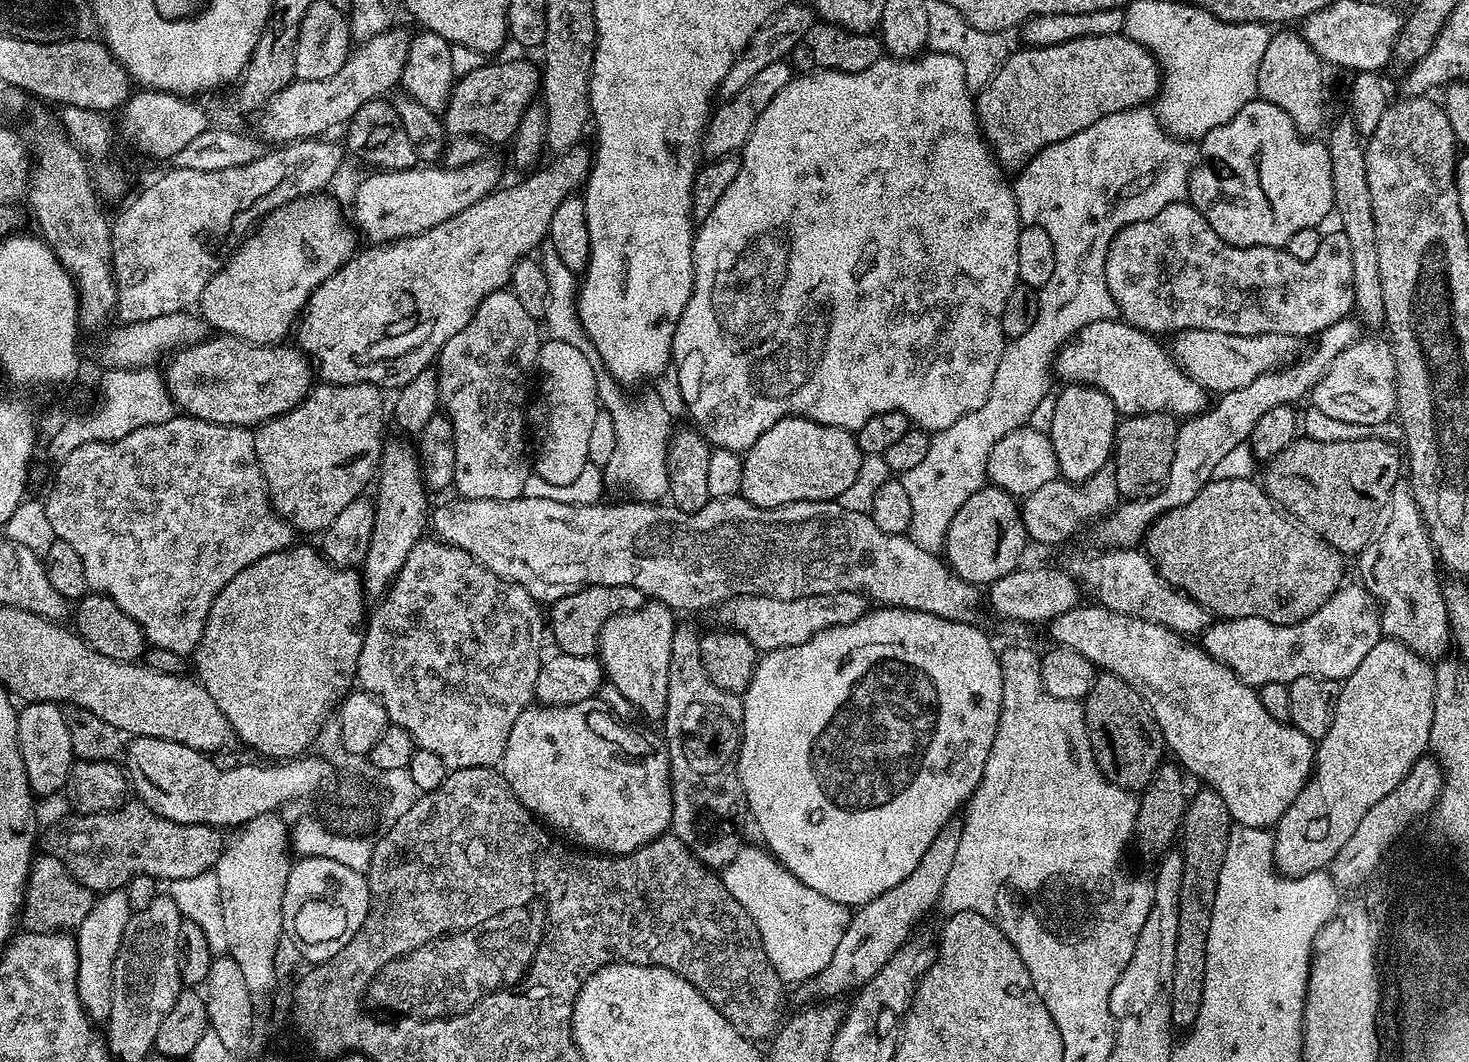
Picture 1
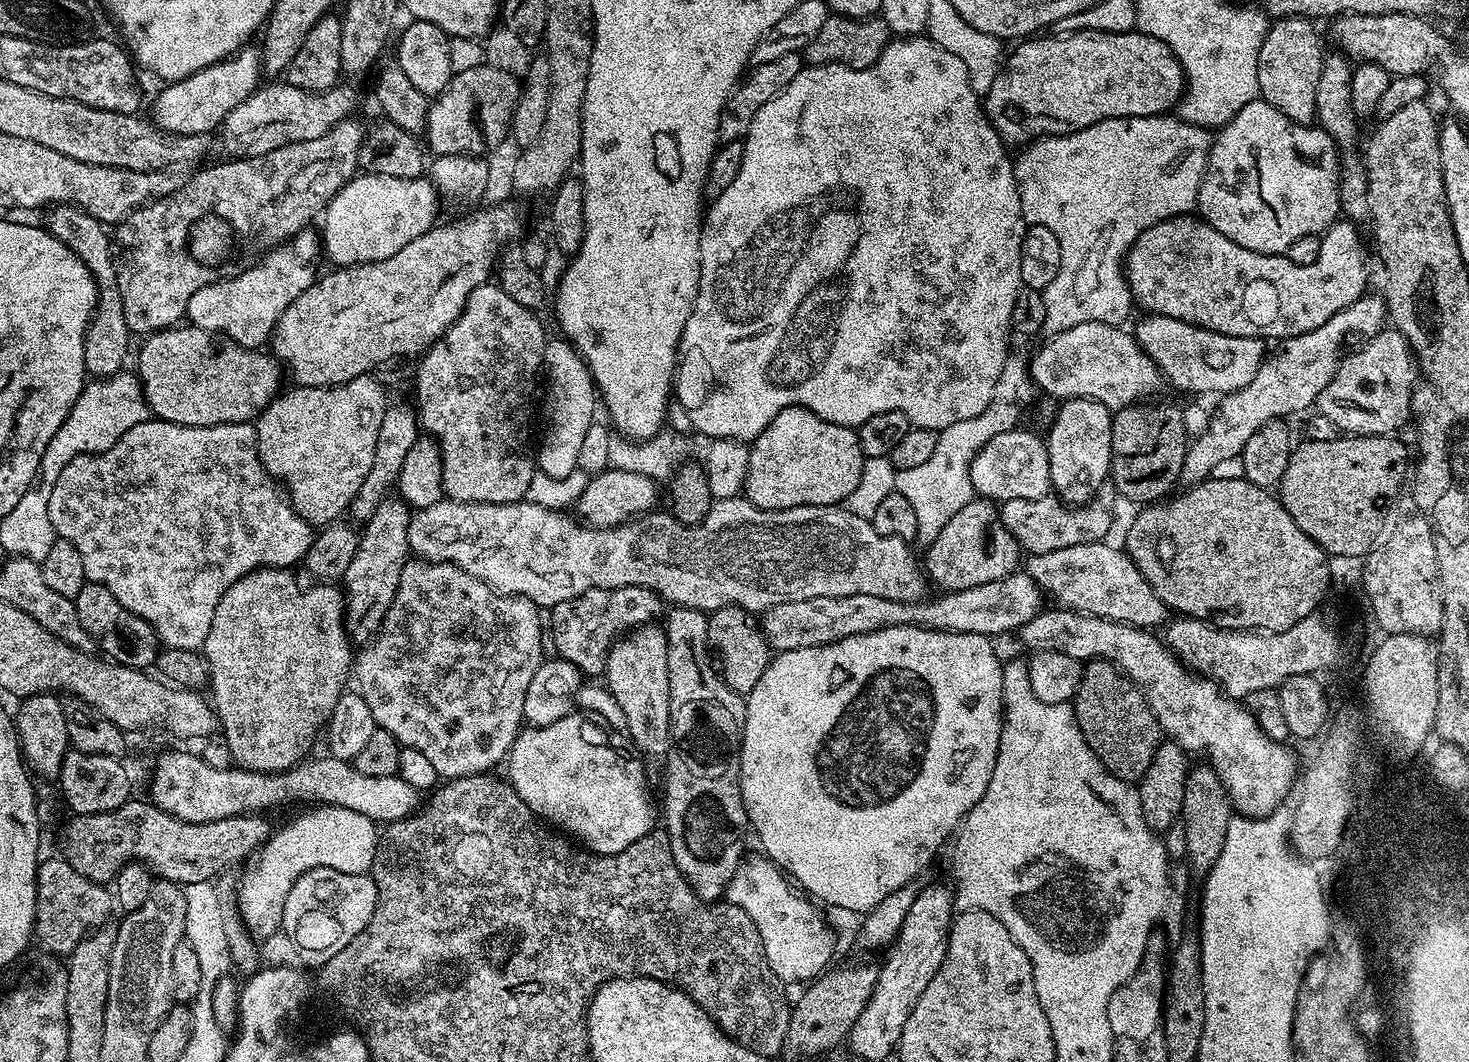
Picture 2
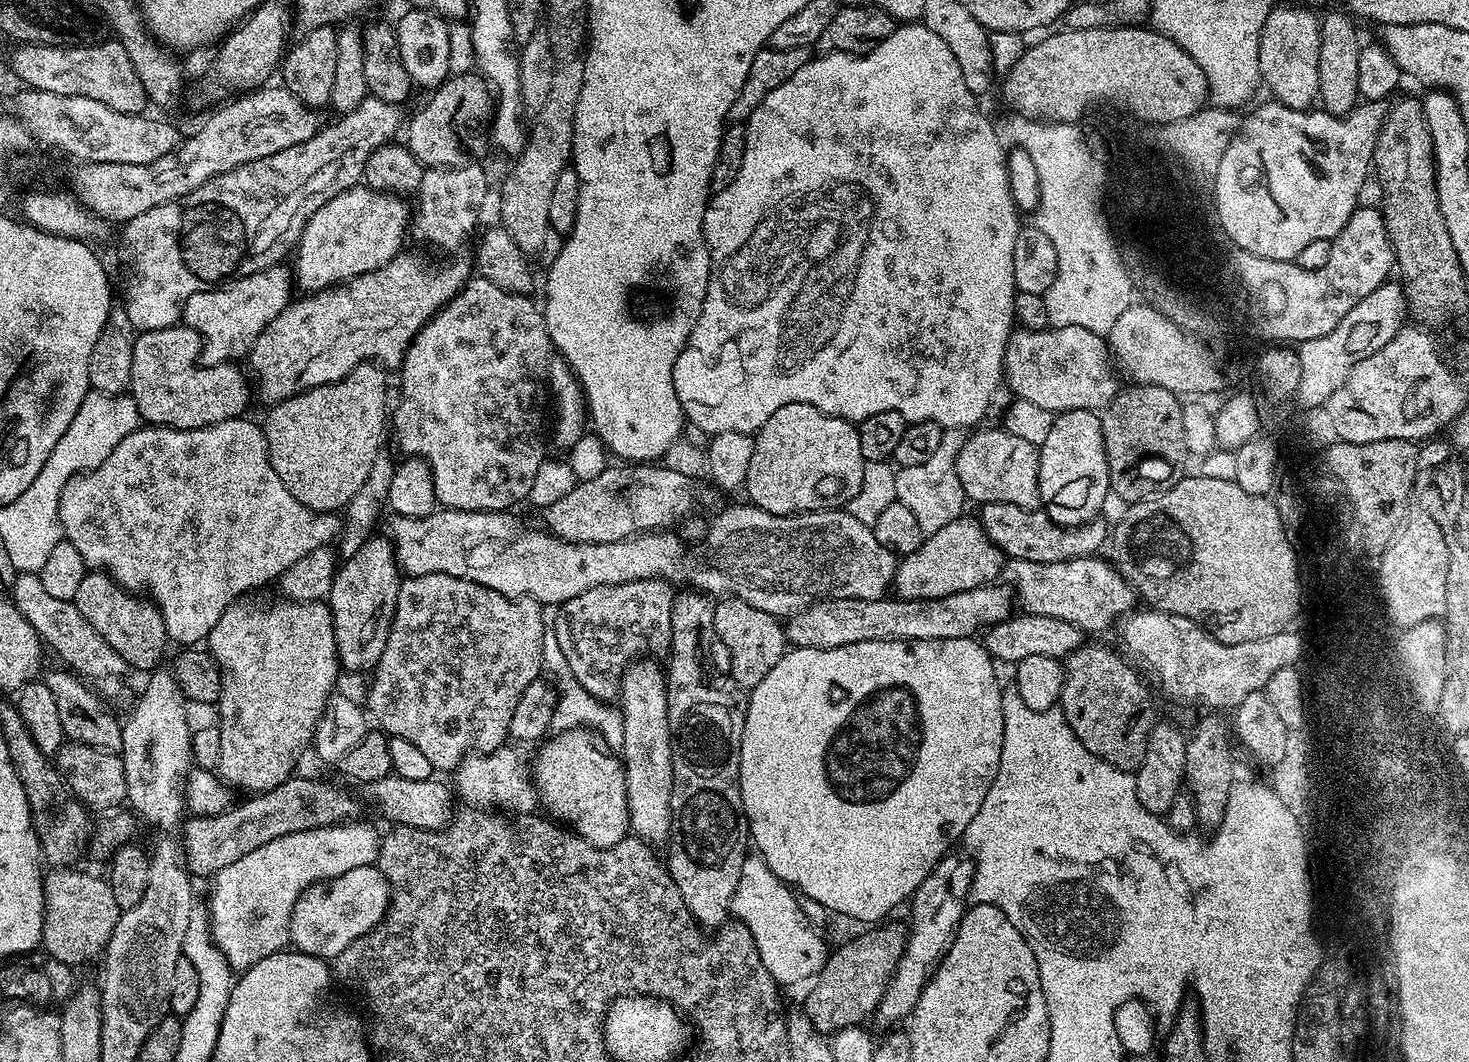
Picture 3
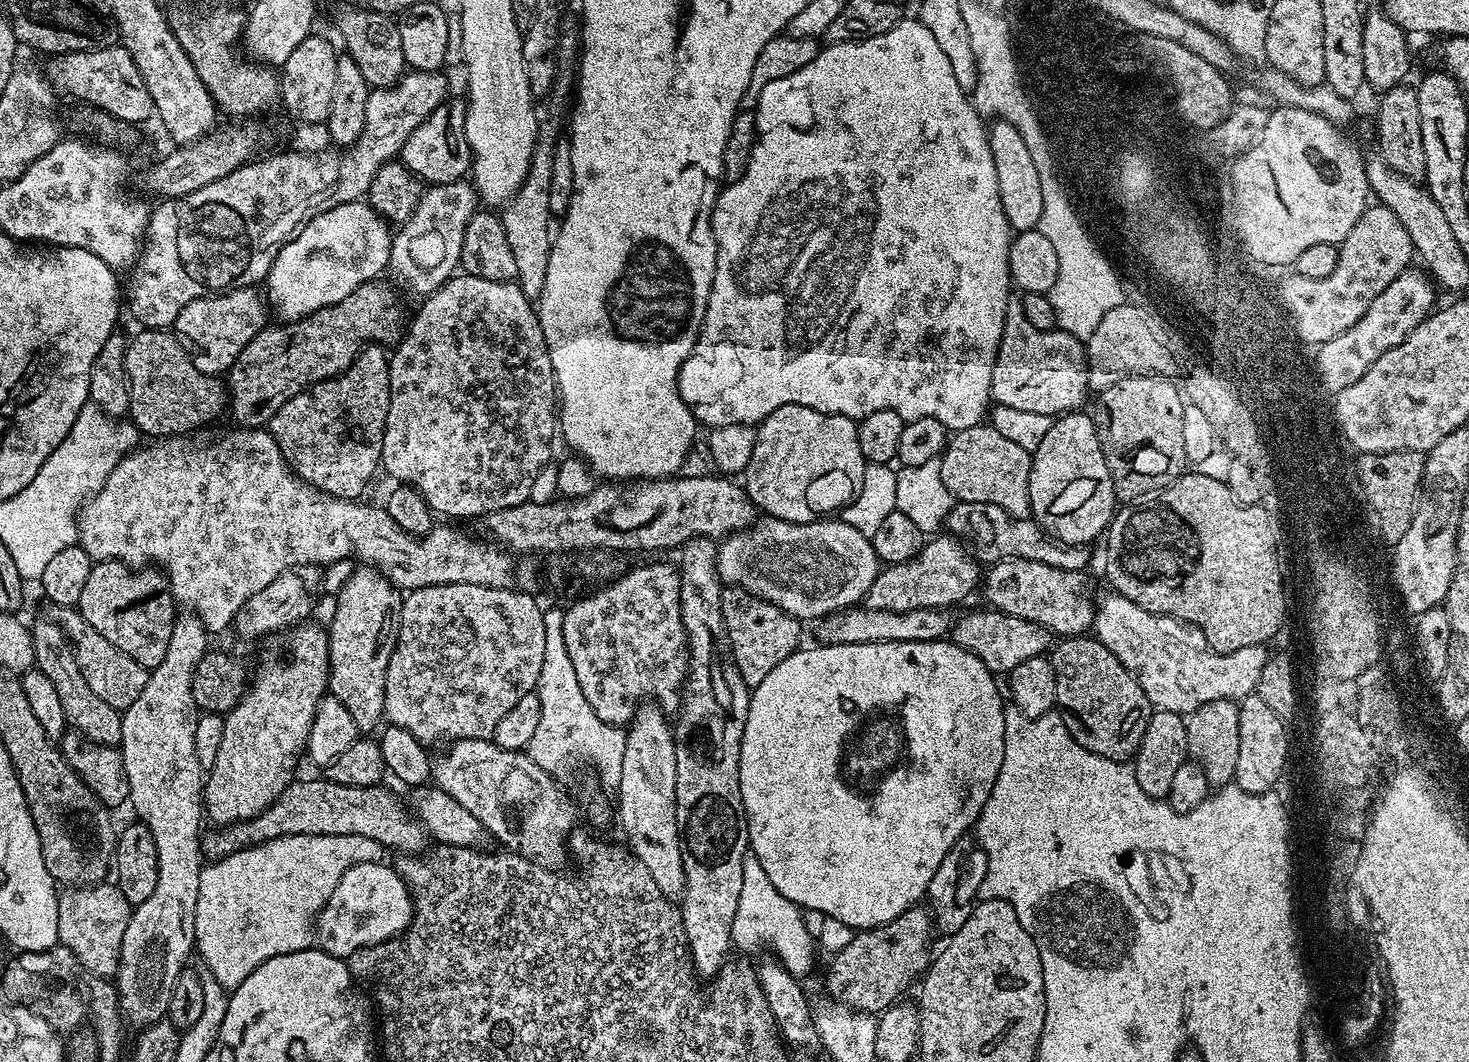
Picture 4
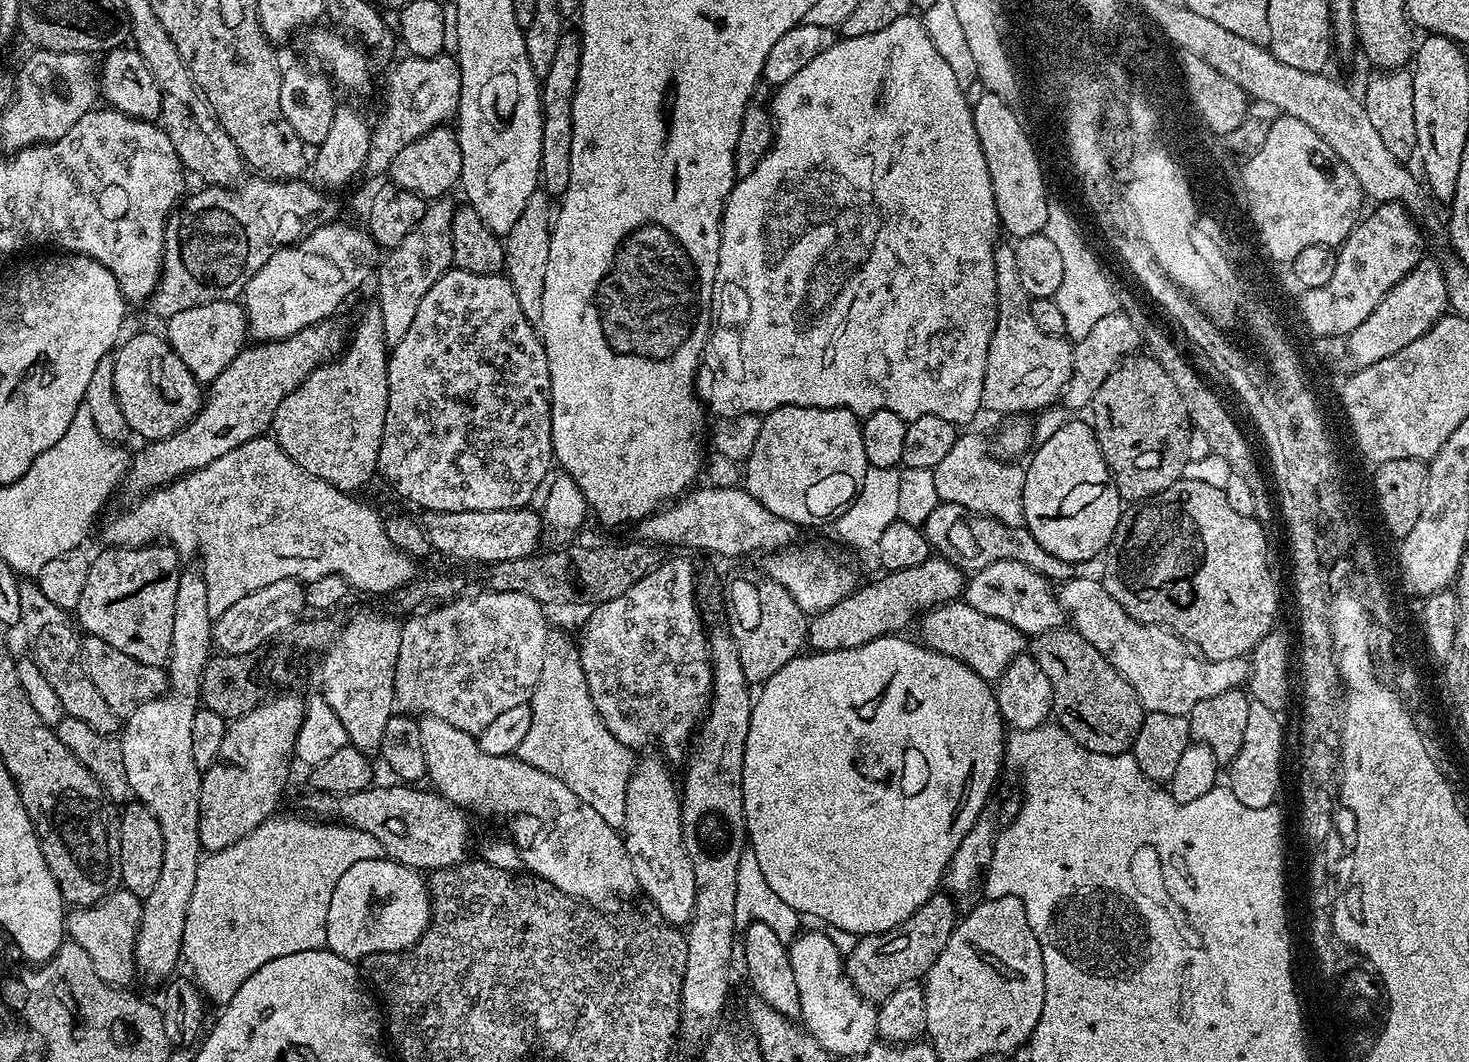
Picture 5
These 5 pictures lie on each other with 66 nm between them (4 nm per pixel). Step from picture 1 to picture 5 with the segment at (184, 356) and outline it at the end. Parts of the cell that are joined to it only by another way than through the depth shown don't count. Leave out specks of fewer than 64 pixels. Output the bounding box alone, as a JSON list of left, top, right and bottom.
[113,332,202,442]

